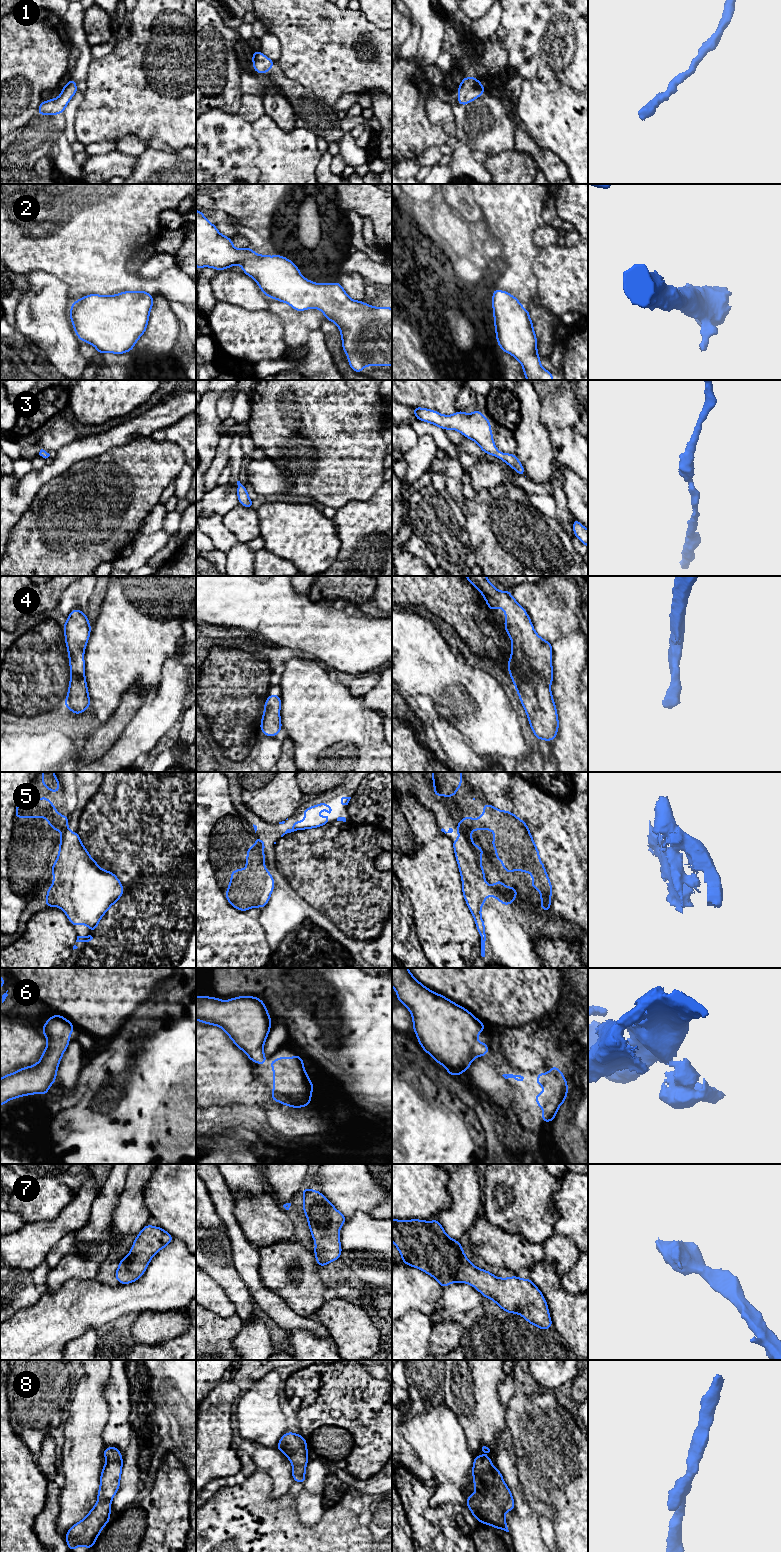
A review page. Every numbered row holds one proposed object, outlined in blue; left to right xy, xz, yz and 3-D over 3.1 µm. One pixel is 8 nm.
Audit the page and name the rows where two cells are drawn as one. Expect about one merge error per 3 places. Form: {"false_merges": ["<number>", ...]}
{"false_merges": ["5"]}

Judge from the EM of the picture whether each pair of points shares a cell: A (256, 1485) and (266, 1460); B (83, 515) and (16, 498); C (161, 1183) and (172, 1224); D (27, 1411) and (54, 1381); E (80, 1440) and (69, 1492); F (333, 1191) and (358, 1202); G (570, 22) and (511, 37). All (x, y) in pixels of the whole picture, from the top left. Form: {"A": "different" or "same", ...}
{"A": "different", "B": "different", "C": "same", "D": "same", "E": "same", "F": "same", "G": "same"}

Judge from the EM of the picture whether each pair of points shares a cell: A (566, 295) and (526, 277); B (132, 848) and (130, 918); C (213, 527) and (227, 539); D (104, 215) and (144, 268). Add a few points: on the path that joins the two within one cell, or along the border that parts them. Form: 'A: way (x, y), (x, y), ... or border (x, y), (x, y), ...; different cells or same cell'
A: border (533, 259), (533, 273), (537, 281), (537, 294); different cells
B: border (153, 876), (134, 882), (124, 890); different cells
C: way (216, 530), (224, 538); same cell
D: border (137, 271), (145, 278), (155, 278), (162, 271); different cells

